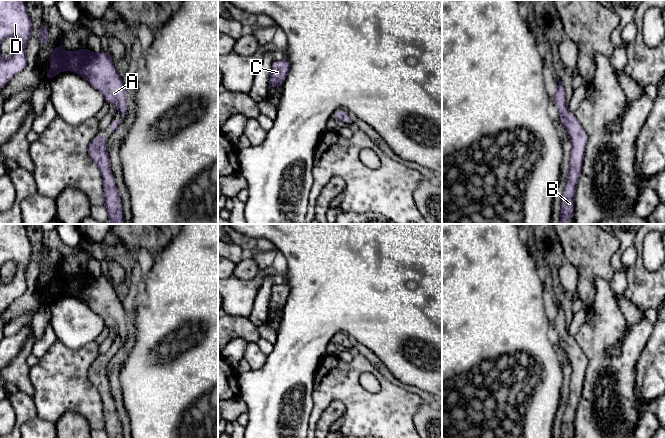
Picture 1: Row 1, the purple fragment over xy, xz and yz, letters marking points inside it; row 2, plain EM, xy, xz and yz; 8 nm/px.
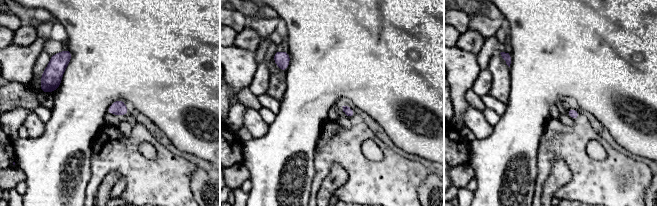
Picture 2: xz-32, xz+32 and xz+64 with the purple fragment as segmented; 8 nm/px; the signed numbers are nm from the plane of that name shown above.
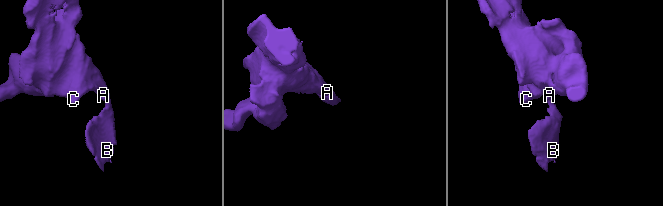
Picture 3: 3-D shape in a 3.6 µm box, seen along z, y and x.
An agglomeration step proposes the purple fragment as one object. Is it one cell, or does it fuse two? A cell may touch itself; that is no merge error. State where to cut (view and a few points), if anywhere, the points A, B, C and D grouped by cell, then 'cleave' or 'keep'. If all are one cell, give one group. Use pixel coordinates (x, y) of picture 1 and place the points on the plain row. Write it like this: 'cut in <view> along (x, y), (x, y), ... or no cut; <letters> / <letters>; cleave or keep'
no cut; A B C D; keep

